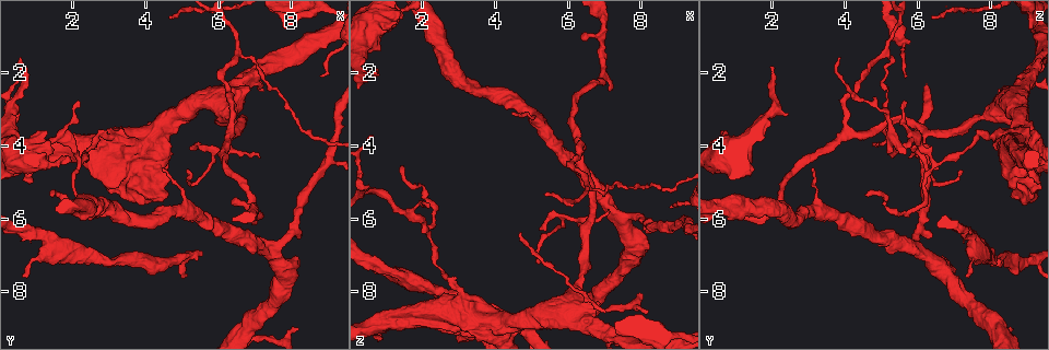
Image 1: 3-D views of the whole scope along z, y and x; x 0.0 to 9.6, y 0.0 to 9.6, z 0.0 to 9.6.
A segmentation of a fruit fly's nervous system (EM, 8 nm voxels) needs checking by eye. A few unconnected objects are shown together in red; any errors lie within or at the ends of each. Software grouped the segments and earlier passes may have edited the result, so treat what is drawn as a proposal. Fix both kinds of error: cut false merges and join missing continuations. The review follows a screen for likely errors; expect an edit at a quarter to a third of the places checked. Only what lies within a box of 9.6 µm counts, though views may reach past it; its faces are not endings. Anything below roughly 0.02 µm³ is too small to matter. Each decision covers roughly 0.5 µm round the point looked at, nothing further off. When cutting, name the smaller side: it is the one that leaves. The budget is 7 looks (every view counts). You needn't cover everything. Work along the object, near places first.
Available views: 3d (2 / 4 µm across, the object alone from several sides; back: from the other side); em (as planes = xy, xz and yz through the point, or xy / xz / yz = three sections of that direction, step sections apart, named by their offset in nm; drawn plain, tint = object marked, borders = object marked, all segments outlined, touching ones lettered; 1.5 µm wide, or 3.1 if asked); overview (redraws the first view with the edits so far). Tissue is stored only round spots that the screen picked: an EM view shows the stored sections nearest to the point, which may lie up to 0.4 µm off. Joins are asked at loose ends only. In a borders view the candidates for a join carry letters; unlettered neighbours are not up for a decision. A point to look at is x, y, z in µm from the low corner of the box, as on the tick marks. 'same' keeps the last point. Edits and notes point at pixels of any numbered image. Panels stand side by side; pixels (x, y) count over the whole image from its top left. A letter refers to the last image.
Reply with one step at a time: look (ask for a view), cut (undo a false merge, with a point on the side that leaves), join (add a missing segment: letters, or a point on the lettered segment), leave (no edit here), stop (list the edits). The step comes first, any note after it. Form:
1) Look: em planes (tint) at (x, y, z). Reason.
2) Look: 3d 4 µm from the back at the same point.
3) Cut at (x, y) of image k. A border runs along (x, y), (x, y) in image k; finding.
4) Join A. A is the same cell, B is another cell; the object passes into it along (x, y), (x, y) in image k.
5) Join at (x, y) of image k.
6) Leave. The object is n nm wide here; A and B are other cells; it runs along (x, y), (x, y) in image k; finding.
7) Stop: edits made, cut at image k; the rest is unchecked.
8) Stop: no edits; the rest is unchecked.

Look: em planes (borders) at (0.70, 7.60, 7.35).

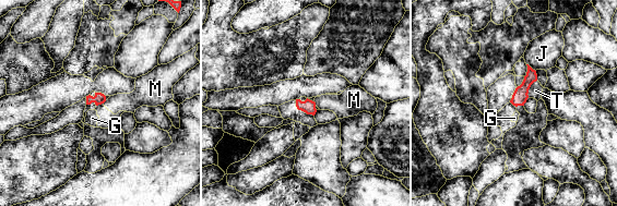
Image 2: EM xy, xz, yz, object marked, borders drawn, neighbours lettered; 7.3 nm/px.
Leave. The longest contact is with T, 150 nm; G, J, M and T are other cells; a border runs along (313, 101), (316, 105) in image 2; no lettered segment goes on from it.

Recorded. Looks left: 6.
Look: em planes (borders) at (2.10, 2.75, 5.70).

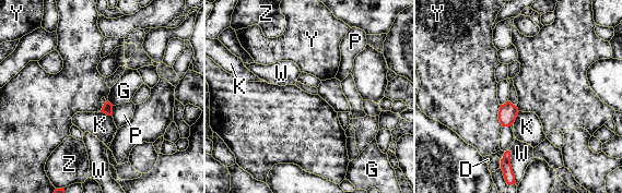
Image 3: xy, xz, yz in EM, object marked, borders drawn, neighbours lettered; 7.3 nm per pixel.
Leave. The object is 80 nm wide here; D, G, K, P, W, Y and Z are other cells; a border runs along (108, 100), (113, 105) in image 3; no lettered segment goes on from it.

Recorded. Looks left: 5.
Look: 3d 4 µm at (6.45, 1.50, 5.05). Branch point.

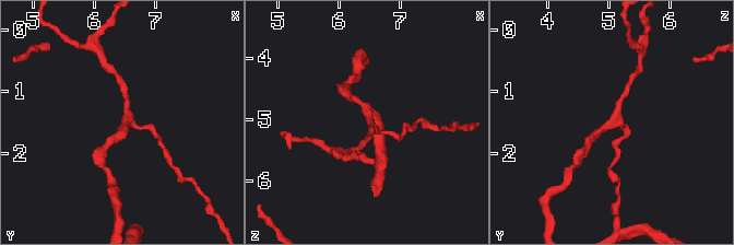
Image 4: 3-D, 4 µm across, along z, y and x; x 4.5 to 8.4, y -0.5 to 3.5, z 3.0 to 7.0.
Look: em xy step 8 (tint) at (6.50, 1.55, 5.00). 3 arms meet here.

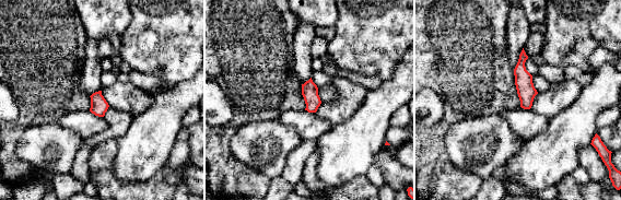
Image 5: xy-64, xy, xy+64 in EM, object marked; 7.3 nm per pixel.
Look: em xy step 8 (borders) at the same point.

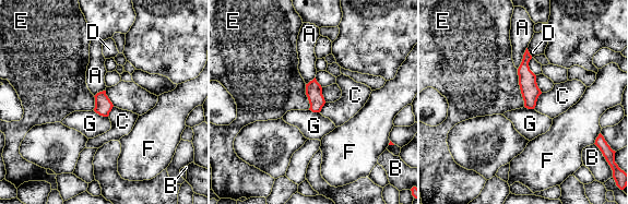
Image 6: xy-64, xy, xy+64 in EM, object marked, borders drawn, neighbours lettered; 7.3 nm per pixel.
Leave. A, B, C, D, E, F and G are other cells; a border runs along (517, 69), (524, 106) in image 6; continuous, no second cell.

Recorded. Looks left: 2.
Stop: no edits; the rest is unchecked.

